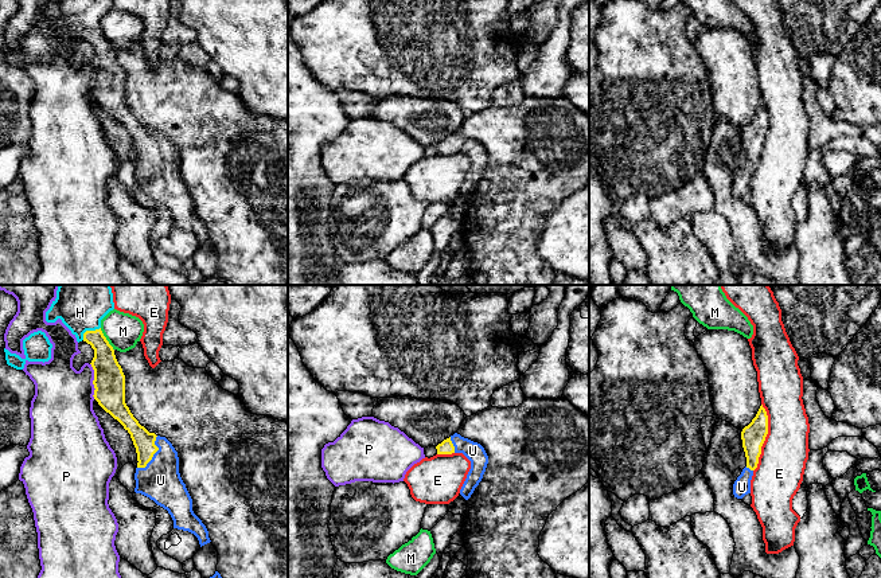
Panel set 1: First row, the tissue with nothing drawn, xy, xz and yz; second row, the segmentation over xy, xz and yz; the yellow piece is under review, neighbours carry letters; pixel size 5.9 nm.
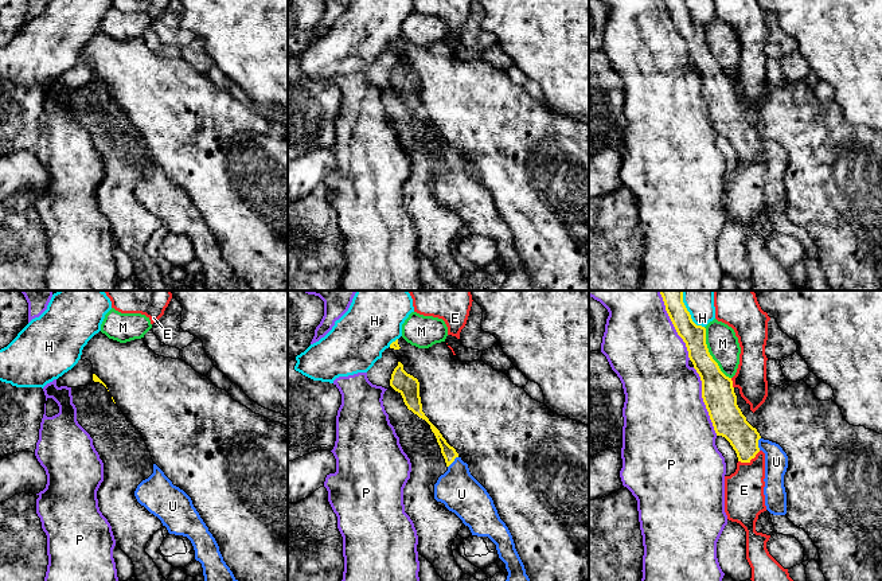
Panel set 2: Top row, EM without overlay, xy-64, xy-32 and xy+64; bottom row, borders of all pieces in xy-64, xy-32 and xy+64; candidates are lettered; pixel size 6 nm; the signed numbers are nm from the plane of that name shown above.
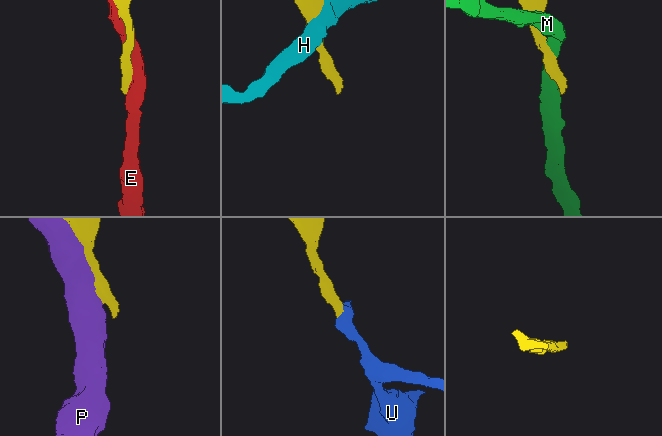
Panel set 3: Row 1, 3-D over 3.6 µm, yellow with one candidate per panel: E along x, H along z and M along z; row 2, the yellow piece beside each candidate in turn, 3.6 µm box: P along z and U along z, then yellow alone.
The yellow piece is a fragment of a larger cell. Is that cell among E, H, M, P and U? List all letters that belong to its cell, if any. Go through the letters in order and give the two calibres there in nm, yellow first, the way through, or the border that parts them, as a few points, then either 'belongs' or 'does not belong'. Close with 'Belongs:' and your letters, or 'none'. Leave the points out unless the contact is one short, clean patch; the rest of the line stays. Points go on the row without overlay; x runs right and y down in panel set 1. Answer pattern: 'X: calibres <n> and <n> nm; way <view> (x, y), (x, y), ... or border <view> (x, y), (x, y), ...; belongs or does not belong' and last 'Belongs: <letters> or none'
E: calibres 140 and 280 nm; does not belong
H: calibres 160 and 190 nm; does not belong
M: calibres 190 and 220 nm; border xy (100, 27), (113, 49); does not belong
P: calibres 190 and 360 nm; does not belong
U: calibres 130 and 240 nm; way xy (144, 140), (154, 152), (160, 179); belongs
Belongs: U

